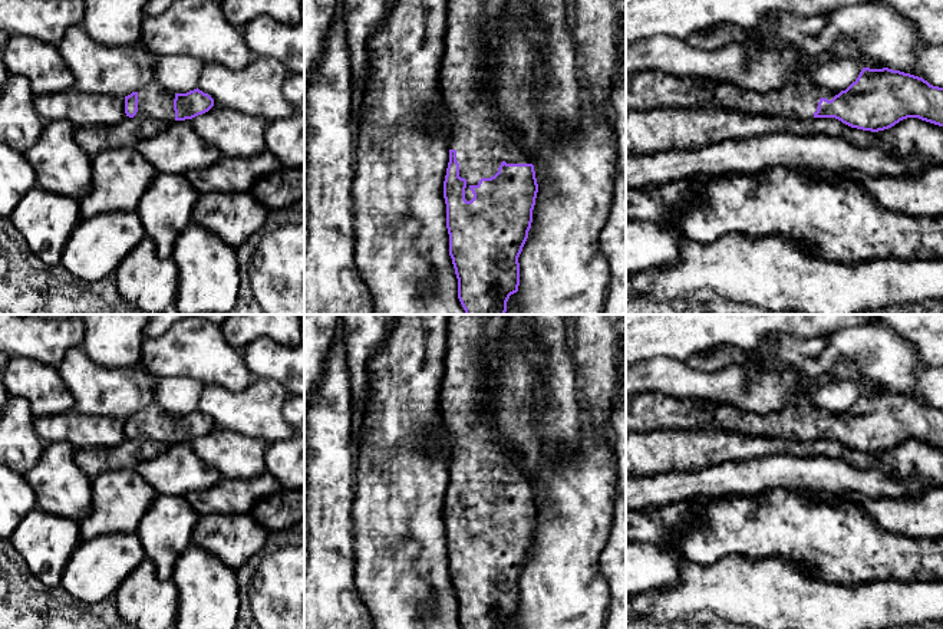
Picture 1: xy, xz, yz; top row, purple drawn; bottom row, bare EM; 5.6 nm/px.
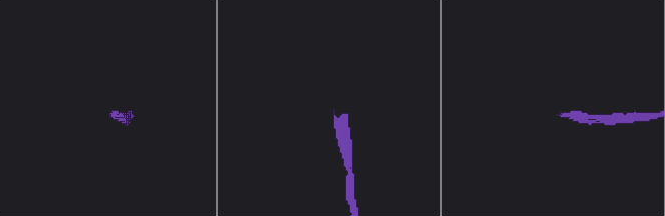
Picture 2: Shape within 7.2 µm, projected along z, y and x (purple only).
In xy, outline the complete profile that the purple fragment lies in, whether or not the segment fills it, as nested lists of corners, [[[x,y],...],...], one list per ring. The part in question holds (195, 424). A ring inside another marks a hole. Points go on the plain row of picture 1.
[[[156,402],[125,418],[125,435],[129,439],[151,439],[166,447],[192,441],[208,434],[214,421],[198,409],[187,415],[172,415]]]

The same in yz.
[[[863,389],[858,399],[841,414],[808,402],[788,405],[781,412],[755,414],[721,402],[676,398],[660,392],[639,393],[626,399],[626,432],[660,429],[719,429],[755,438],[784,438],[799,442],[835,439],[851,449],[878,454],[907,439],[943,448],[943,409],[888,389]]]

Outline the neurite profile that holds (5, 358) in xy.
[[[0,352],[0,411],[10,396],[7,389],[6,389],[6,385],[3,382],[3,372],[4,372],[4,368],[7,365],[9,359],[10,359],[9,355]]]

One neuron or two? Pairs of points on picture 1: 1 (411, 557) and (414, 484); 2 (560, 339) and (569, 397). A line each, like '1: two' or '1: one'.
1: one
2: one

